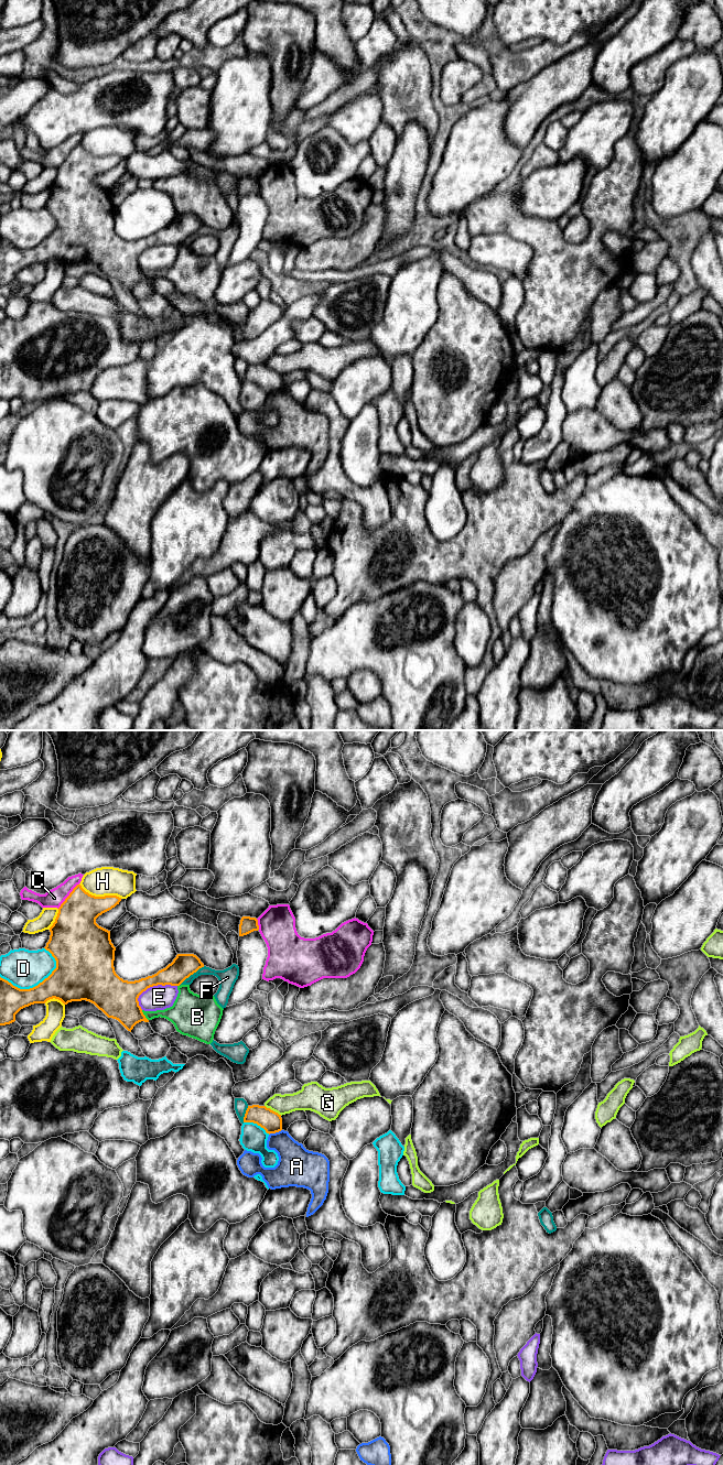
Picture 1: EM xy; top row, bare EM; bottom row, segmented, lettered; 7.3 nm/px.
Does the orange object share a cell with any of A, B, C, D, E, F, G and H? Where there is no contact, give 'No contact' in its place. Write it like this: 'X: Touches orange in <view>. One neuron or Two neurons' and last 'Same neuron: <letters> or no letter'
A: Touches orange in xy. Two neurons
B: Touches orange in xy. Two neurons
C: Touches orange in xy. Two neurons
D: Touches orange in xy. Two neurons
E: Touches orange in xy. Two neurons
F: Touches orange in xy. Two neurons
G: Touches orange in xy. Two neurons
H: Touches orange in xy. Two neurons
Same neuron: no letter

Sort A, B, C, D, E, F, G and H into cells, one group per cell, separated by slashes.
A / B / C / D / E / F / G / H

